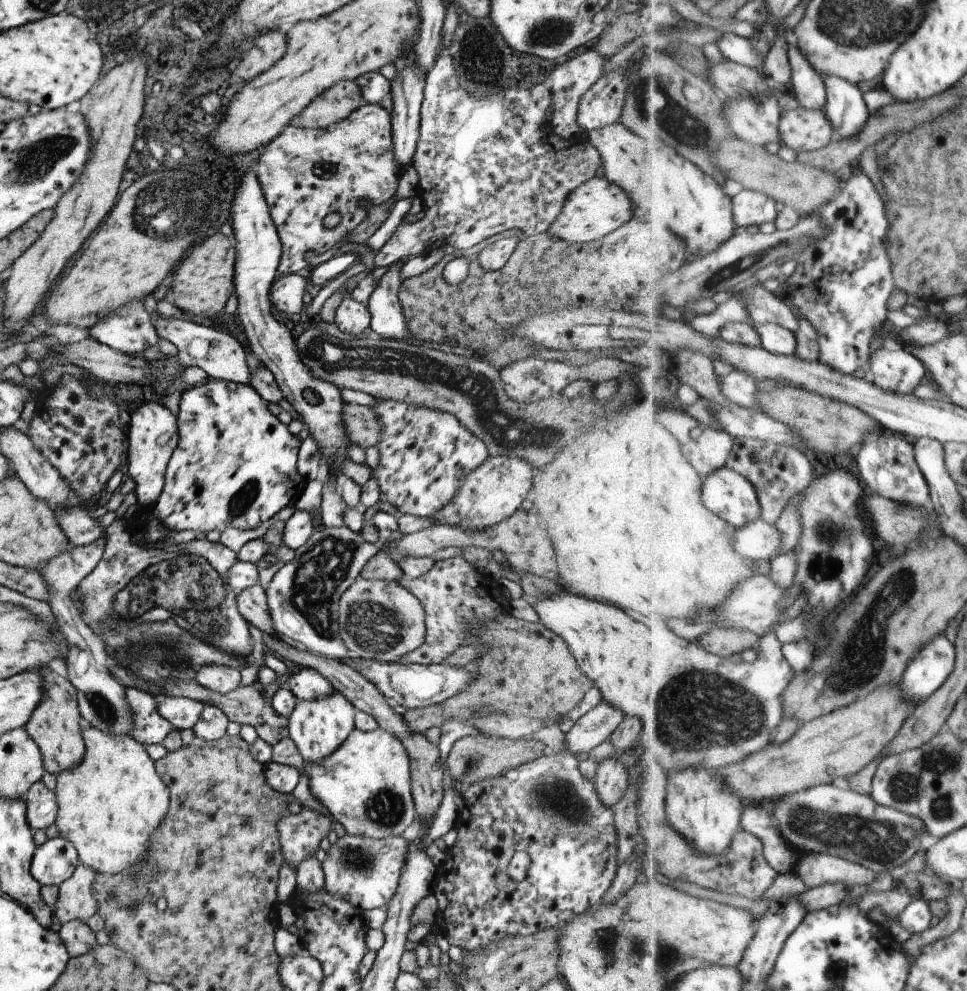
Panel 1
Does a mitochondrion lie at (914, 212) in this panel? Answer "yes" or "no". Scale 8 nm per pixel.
yes

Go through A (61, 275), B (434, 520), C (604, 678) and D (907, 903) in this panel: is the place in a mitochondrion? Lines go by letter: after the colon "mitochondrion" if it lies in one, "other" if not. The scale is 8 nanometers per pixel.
A: other
B: other
C: other
D: other

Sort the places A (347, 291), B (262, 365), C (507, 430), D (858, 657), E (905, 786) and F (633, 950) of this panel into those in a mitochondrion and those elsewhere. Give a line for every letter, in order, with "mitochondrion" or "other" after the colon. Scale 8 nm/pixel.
A: other
B: other
C: mitochondrion
D: mitochondrion
E: mitochondrion
F: mitochondrion

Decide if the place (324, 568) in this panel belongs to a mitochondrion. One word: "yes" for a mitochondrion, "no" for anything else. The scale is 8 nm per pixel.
yes

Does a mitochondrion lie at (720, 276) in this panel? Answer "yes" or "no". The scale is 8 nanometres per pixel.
yes

